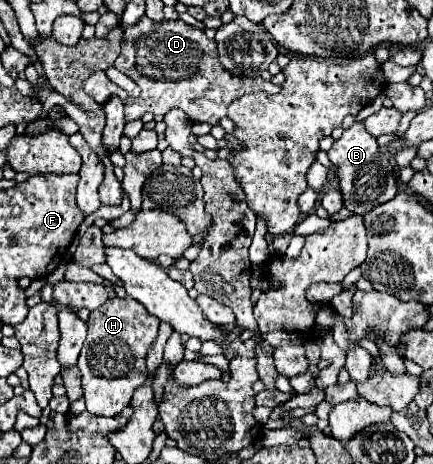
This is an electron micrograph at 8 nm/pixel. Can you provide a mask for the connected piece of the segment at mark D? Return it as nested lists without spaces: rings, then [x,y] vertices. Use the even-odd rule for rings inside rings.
[[[143,16],[139,24],[123,30],[121,54],[113,66],[141,88],[137,98],[127,98],[123,102],[127,122],[141,118],[145,112],[165,116],[171,108],[179,108],[191,122],[215,126],[219,118],[227,114],[227,106],[235,98],[257,91],[277,94],[281,90],[281,86],[275,86],[261,76],[231,76],[219,62],[215,40],[209,40],[203,30],[193,28],[183,20],[153,22]]]

